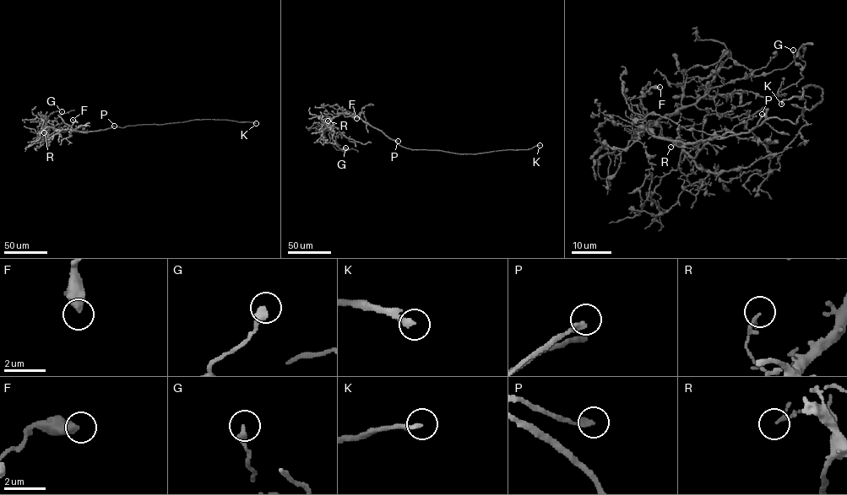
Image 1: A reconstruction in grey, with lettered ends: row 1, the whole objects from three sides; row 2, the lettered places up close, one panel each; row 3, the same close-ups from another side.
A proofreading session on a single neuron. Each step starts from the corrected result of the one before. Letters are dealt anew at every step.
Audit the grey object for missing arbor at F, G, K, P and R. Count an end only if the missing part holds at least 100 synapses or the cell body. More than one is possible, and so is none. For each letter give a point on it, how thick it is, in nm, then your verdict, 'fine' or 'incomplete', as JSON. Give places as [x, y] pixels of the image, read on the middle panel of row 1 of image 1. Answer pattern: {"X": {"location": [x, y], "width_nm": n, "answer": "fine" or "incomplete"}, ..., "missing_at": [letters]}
{"F": {"location": [356, 118], "width_nm": 480, "answer": "fine"}, "G": {"location": [345, 147], "width_nm": 360, "answer": "fine"}, "K": {"location": [540, 145], "width_nm": 240, "answer": "incomplete"}, "P": {"location": [398, 141], "width_nm": 220, "answer": "incomplete"}, "R": {"location": [328, 121], "width_nm": 150, "answer": "fine"}, "missing_at": ["K", "P"]}

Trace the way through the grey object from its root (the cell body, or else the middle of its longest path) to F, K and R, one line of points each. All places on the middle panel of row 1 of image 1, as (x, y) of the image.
F: (399, 145), (355, 115), (357, 114), (356, 118)
K: (399, 145), (412, 149), (461, 154), (528, 149), (540, 145)
R: (399, 145), (355, 115), (340, 114), (328, 123), (328, 121)

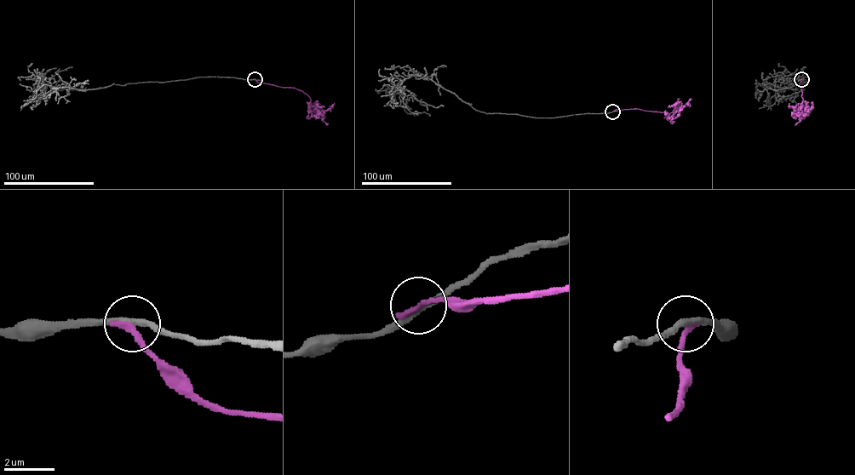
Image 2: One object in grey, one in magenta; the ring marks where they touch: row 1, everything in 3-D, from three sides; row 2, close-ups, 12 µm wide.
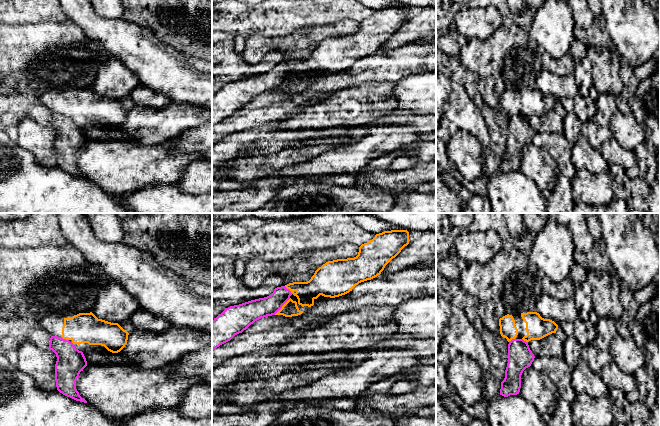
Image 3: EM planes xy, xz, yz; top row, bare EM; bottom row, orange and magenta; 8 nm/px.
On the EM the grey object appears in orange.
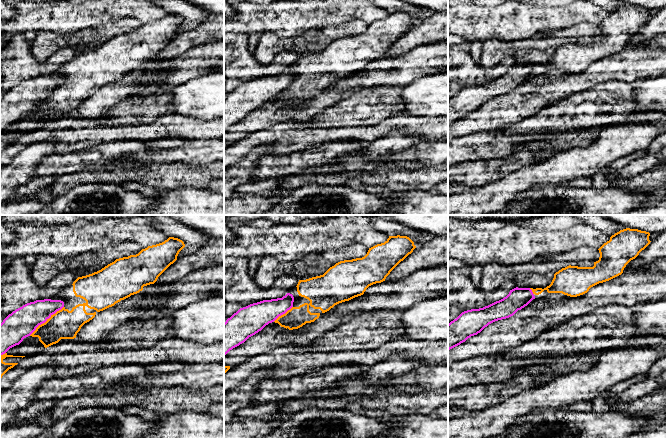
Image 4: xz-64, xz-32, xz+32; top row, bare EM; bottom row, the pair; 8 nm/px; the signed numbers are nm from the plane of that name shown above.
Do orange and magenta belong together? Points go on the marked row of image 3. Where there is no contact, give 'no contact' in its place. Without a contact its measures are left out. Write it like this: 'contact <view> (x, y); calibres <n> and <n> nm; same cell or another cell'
contact xz (282, 306); calibres 120 and 170 nm; another cell

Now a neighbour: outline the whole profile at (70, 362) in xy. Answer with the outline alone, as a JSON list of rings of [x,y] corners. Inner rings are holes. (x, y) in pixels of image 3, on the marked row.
[[[51,336],[49,349],[57,357],[55,364],[57,390],[76,401],[87,403],[76,389],[76,380],[80,372],[87,366],[83,352],[76,349],[74,344],[69,340],[57,336]]]

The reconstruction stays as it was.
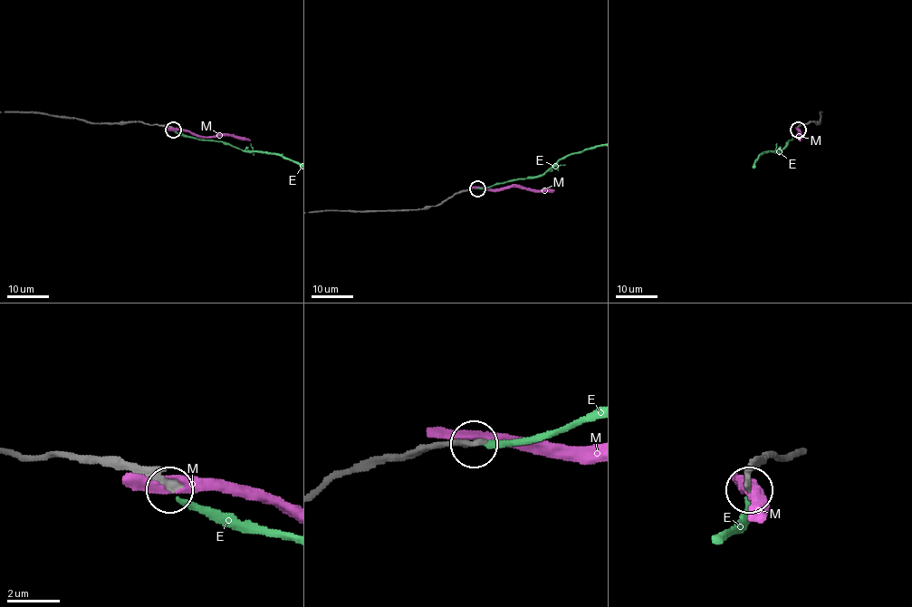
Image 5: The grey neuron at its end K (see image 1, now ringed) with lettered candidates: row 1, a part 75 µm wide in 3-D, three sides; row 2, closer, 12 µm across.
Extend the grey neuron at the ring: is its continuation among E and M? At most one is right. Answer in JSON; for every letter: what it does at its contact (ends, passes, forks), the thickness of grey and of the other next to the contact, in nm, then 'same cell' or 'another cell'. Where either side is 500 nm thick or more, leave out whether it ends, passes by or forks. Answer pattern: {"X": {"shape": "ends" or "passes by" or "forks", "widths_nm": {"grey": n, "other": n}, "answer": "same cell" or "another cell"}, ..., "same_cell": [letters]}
{"E": {"shape": "ends", "widths_nm": {"grey": 240, "other": 220}, "answer": "another cell"}, "M": {"shape": "passes by", "widths_nm": {"grey": 320, "other": 400}, "answer": "another cell"}, "same_cell": []}

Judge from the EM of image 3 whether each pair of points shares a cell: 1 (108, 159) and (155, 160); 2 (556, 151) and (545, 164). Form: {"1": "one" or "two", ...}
{"1": "one", "2": "two"}

